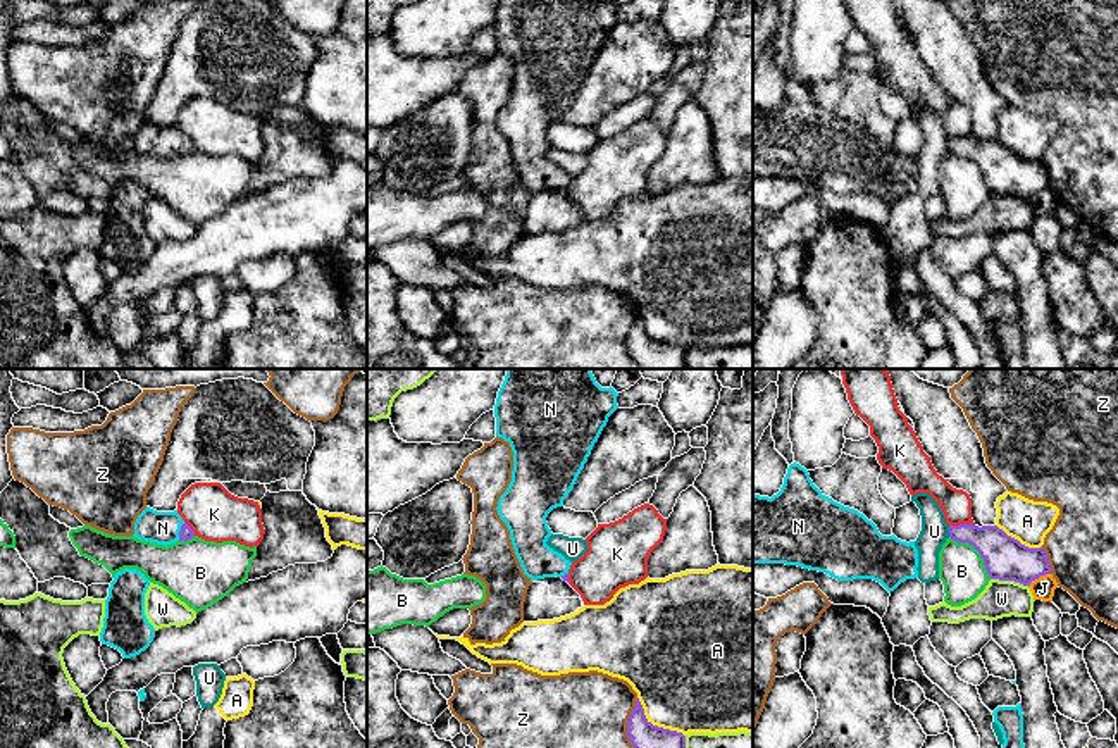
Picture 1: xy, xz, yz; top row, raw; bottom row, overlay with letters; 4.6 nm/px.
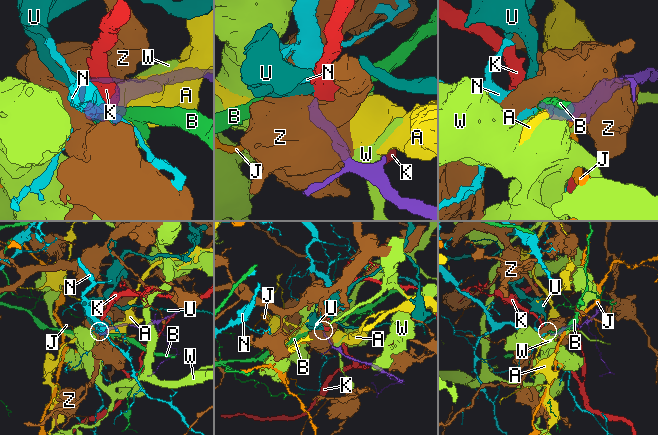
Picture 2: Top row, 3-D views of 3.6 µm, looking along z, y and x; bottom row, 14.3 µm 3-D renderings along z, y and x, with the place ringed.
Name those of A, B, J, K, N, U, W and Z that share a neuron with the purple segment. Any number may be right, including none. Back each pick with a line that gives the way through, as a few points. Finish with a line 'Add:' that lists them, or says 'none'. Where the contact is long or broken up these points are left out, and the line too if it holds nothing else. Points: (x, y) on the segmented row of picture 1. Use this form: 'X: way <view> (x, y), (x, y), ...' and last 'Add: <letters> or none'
N: way xy (186, 533), (180, 531), (162, 528)
Add: N

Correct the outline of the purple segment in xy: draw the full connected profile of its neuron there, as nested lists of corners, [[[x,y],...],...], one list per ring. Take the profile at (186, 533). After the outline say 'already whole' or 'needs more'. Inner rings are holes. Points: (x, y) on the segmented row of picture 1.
[[[146,507],[134,522],[134,538],[157,543],[172,545],[176,541],[188,541],[195,538],[195,531],[174,512],[157,512]]] | needs more

